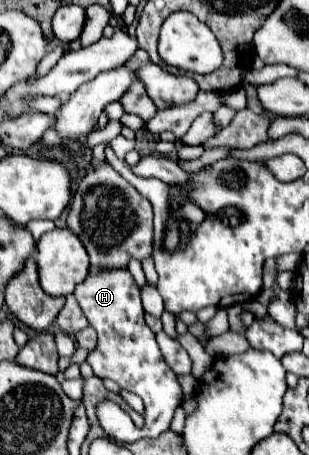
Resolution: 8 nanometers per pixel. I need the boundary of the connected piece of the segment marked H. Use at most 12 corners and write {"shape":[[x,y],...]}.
{"shape":[[128,269],[74,295],[98,333],[96,377],[144,401],[138,437],[170,429],[182,387],[140,317]]}

